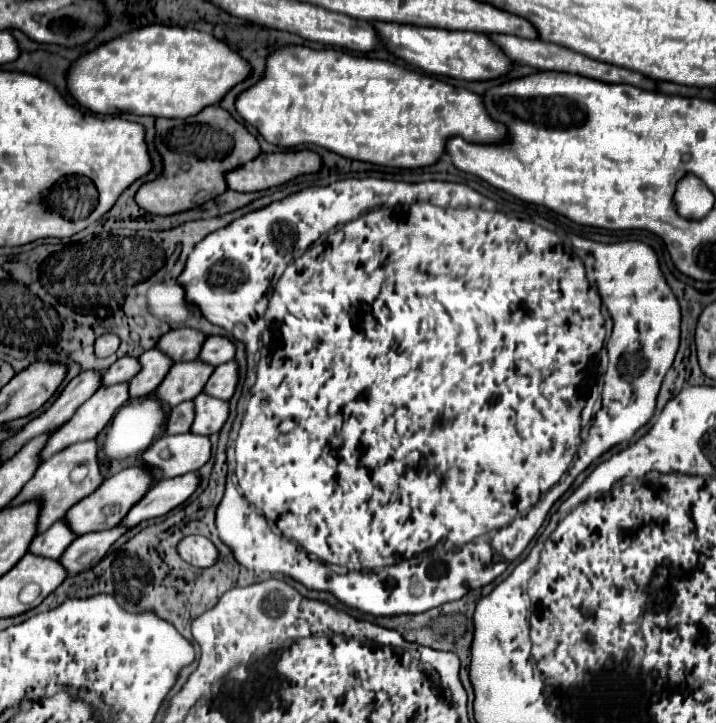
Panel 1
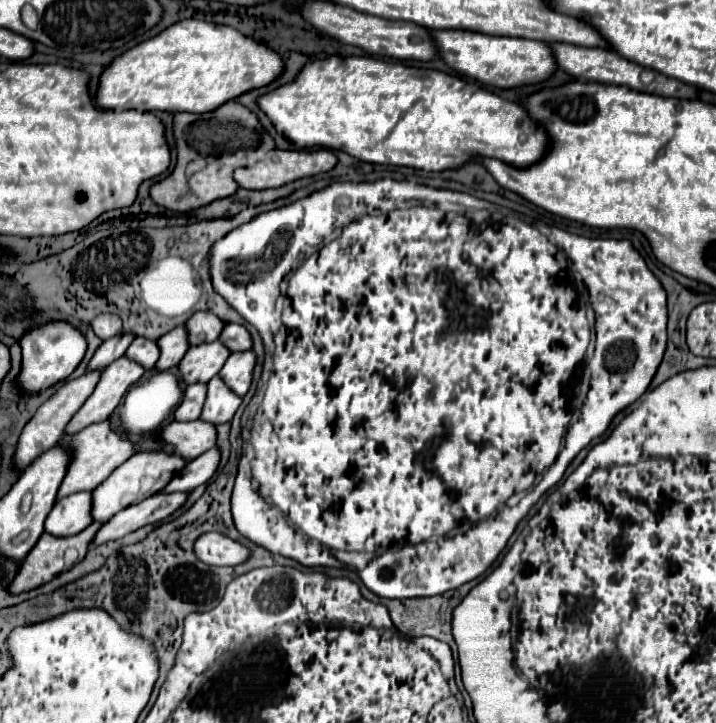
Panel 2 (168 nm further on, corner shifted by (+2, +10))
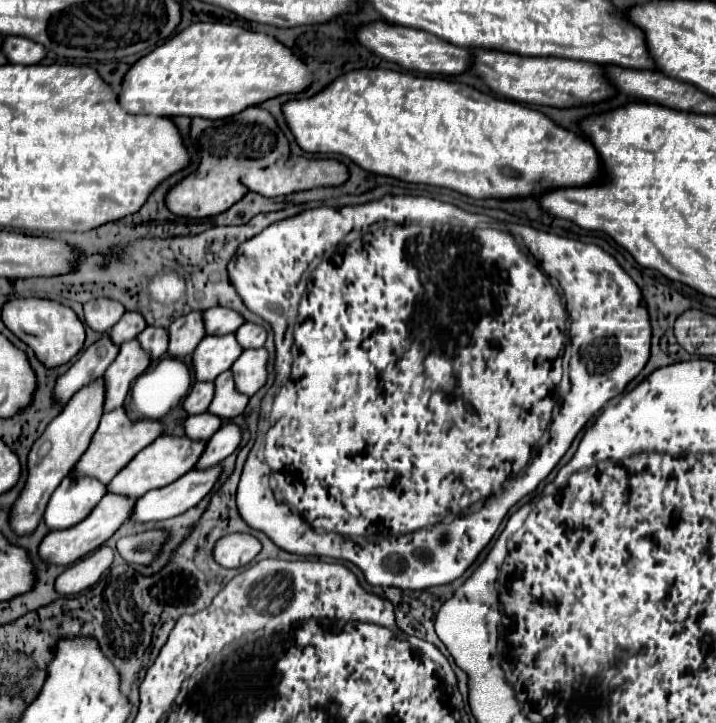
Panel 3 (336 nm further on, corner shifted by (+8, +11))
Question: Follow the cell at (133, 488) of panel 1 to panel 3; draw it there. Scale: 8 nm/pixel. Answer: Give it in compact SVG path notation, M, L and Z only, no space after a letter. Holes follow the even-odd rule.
M162 435L154 443L144 447L124 469L120 469L120 473L108 483L108 493L120 493L124 497L138 499L144 493L148 493L150 489L168 485L168 483L176 481L178 477L182 477L184 473L188 473L196 465L196 461L200 459L200 455L204 451L204 445L206 445L204 441L194 441L188 437Z

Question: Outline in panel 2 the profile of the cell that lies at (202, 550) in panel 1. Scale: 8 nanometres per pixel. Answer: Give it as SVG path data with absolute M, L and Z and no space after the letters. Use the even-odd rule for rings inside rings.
M210 532L198 538L196 554L212 566L238 566L250 558L250 548L224 534Z

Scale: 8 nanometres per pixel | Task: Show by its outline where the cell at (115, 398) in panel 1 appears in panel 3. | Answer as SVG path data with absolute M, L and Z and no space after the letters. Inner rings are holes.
M136 339L126 341L120 345L118 357L112 361L112 365L104 373L104 411L112 411L116 407L122 407L130 385L136 377L140 377L146 367L150 365L148 353L138 345Z

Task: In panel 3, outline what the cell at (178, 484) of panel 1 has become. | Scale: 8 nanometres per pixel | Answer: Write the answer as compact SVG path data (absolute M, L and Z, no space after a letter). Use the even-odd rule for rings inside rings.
M230 423L230 425L220 427L214 433L214 437L206 443L206 449L200 455L200 461L196 463L196 469L206 469L206 467L212 467L212 465L220 463L230 453L234 453L238 443L240 443L240 429L236 425Z

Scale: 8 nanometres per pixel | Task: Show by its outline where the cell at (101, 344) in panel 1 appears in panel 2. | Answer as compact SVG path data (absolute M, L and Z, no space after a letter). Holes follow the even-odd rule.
M98 314L92 320L92 330L96 332L98 338L108 340L122 330L122 320L116 314Z

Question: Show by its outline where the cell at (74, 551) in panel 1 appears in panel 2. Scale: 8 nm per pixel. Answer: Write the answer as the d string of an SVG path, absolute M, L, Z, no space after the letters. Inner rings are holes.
M174 492L174 494L154 494L134 506L128 506L120 510L116 516L112 516L102 530L98 530L94 538L94 546L104 544L108 540L118 540L142 526L164 522L168 516L172 516L176 510L180 510L186 500L188 492Z

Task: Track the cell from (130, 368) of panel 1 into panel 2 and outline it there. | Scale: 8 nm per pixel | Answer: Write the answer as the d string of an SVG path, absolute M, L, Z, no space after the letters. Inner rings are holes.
M138 336L130 344L130 348L126 350L126 356L128 358L136 358L134 362L140 362L146 370L152 370L156 360L158 360L158 356L160 356L160 348L158 348L156 340L148 340L148 338Z

